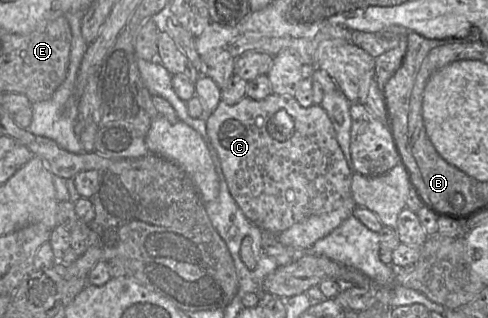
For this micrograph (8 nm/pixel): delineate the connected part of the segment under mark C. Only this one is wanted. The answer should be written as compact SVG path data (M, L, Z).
M271 94L262 100L244 97L238 103L229 105L223 100L206 120L207 134L211 145L217 151L221 168L227 182L229 192L246 218L262 231L278 234L306 218L330 212L340 205L340 199L351 195L351 181L354 172L349 168L345 156L337 142L333 125L320 105L302 107L294 96Z

